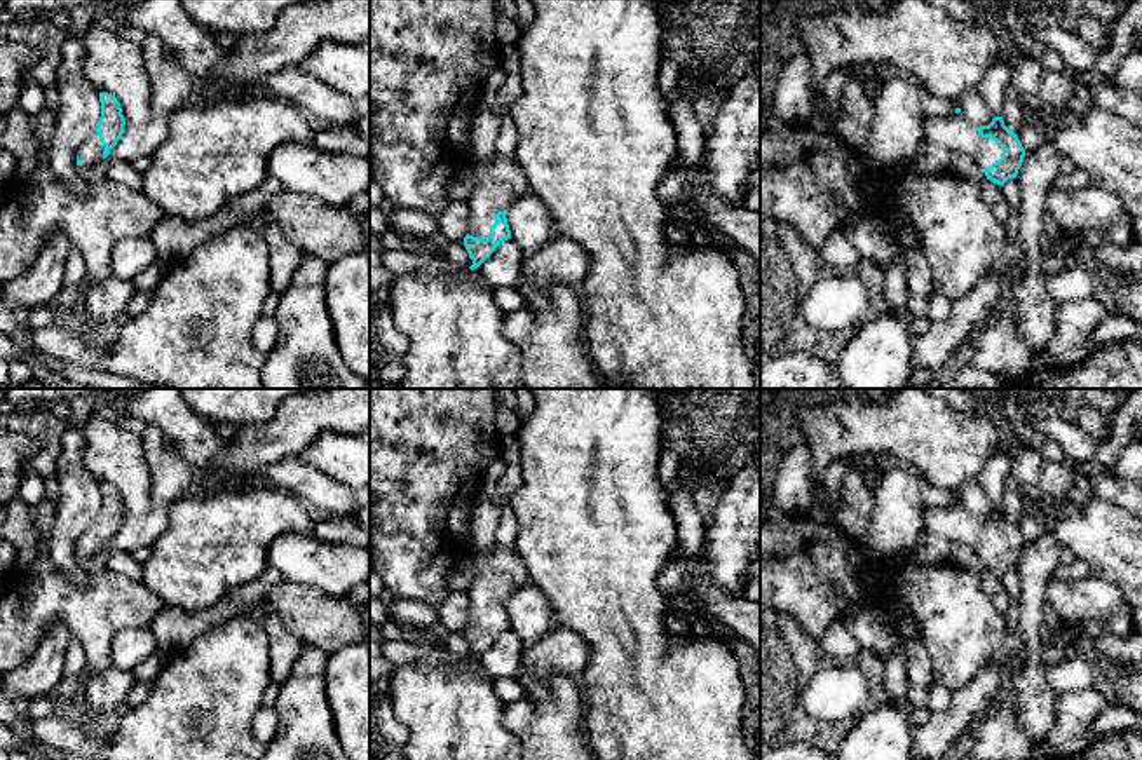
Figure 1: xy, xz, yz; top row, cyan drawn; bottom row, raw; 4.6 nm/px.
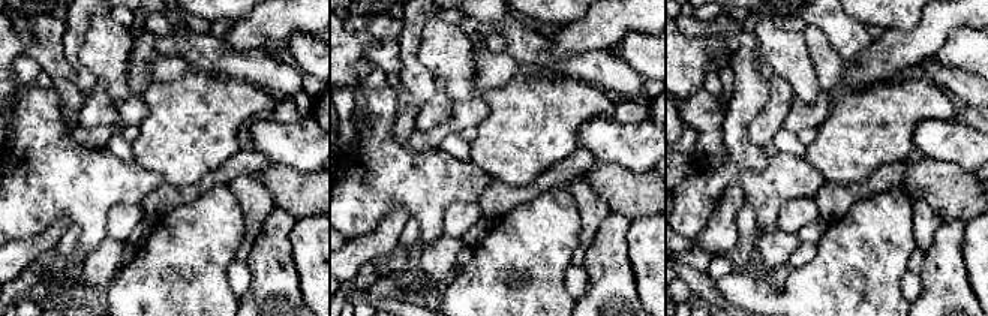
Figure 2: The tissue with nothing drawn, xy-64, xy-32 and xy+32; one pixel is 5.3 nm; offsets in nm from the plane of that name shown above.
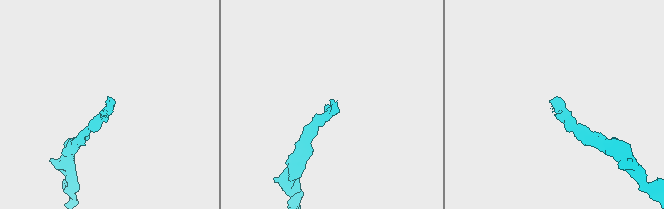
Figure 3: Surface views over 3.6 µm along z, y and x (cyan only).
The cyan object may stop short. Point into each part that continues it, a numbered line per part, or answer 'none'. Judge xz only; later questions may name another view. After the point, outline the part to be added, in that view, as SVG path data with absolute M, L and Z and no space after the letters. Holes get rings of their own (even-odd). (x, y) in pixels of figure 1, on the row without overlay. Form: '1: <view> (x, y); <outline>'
1: xz (504, 572); M497 544L490 563L474 575L467 591L471 601L469 626L488 628L495 605L528 580L527 568L511 547Z

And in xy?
1: xy (89, 542); M92 521L78 537L77 546L82 556L98 554L103 547L105 535L96 521Z

